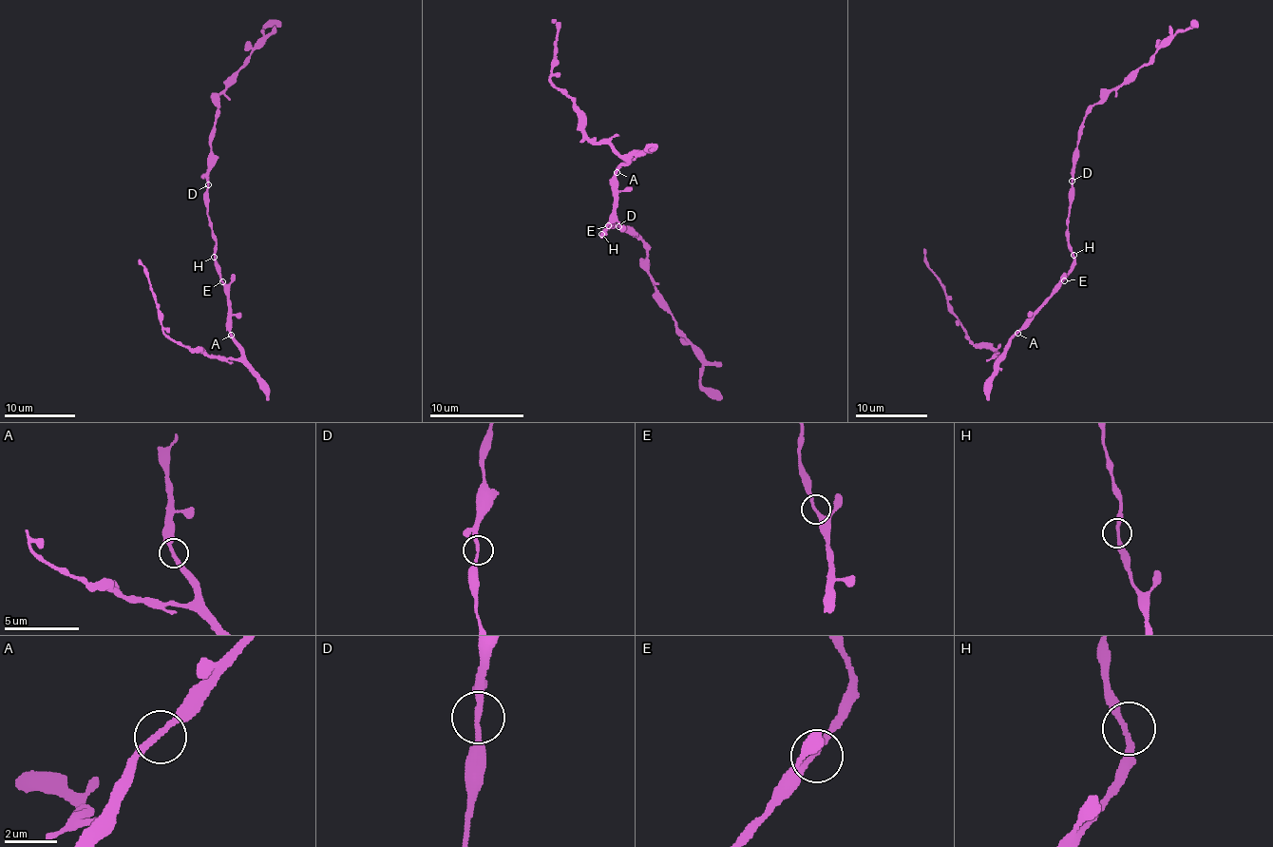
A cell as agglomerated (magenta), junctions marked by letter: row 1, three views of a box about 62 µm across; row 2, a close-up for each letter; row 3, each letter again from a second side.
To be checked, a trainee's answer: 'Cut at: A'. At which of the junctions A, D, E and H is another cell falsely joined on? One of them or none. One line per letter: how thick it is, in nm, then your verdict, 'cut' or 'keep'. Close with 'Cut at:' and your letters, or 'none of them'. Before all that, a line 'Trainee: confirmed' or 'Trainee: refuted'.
Trainee: refuted
A: 240 nm thick; keep
D: 200 nm thick; keep
E: 200 nm thick; keep
H: 220 nm thick; keep
Cut at: none of them

